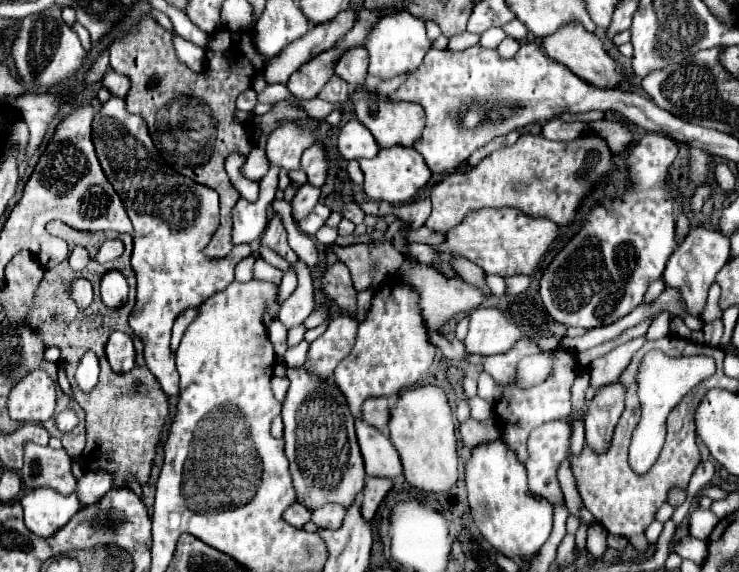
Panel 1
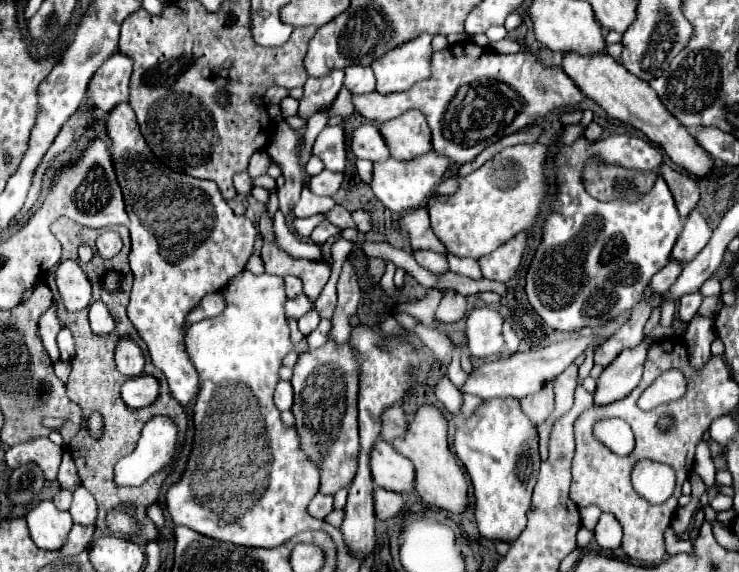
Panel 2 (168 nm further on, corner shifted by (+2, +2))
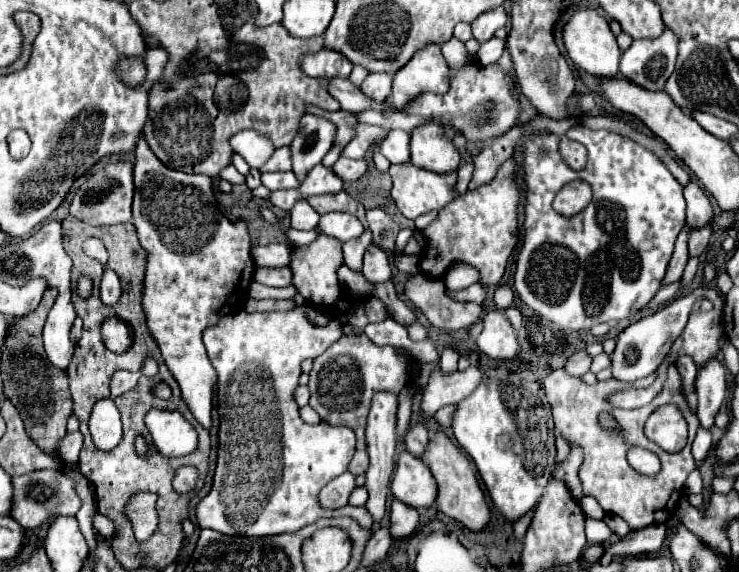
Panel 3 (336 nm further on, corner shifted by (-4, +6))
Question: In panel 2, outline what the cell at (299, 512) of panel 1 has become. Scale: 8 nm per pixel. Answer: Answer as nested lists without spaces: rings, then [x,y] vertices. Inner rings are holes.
[[[316,494],[308,506],[308,512],[314,518],[326,518],[330,512],[334,510],[334,496],[324,496],[324,494]]]

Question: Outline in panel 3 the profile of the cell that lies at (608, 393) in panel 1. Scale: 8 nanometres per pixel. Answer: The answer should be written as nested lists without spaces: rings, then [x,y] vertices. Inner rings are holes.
[[[694,294],[676,298],[672,304],[660,308],[656,314],[646,316],[636,324],[630,324],[626,330],[622,330],[616,342],[616,350],[612,354],[612,376],[622,382],[634,382],[654,372],[662,364],[662,360],[668,356],[678,334],[684,330],[688,322],[688,314],[694,306],[694,300],[696,300]]]

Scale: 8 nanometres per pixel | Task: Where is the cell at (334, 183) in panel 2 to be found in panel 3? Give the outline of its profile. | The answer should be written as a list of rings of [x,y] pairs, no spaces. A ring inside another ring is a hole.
[[[340,156],[336,164],[332,166],[332,172],[342,180],[342,182],[356,182],[360,176],[364,176],[368,170],[366,160],[350,160]]]

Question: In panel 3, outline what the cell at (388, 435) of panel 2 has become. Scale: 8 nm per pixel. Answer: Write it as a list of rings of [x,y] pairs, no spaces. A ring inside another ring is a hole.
[[[412,424],[412,428],[406,432],[406,450],[414,456],[420,456],[428,444],[428,430],[424,432],[424,426]]]

